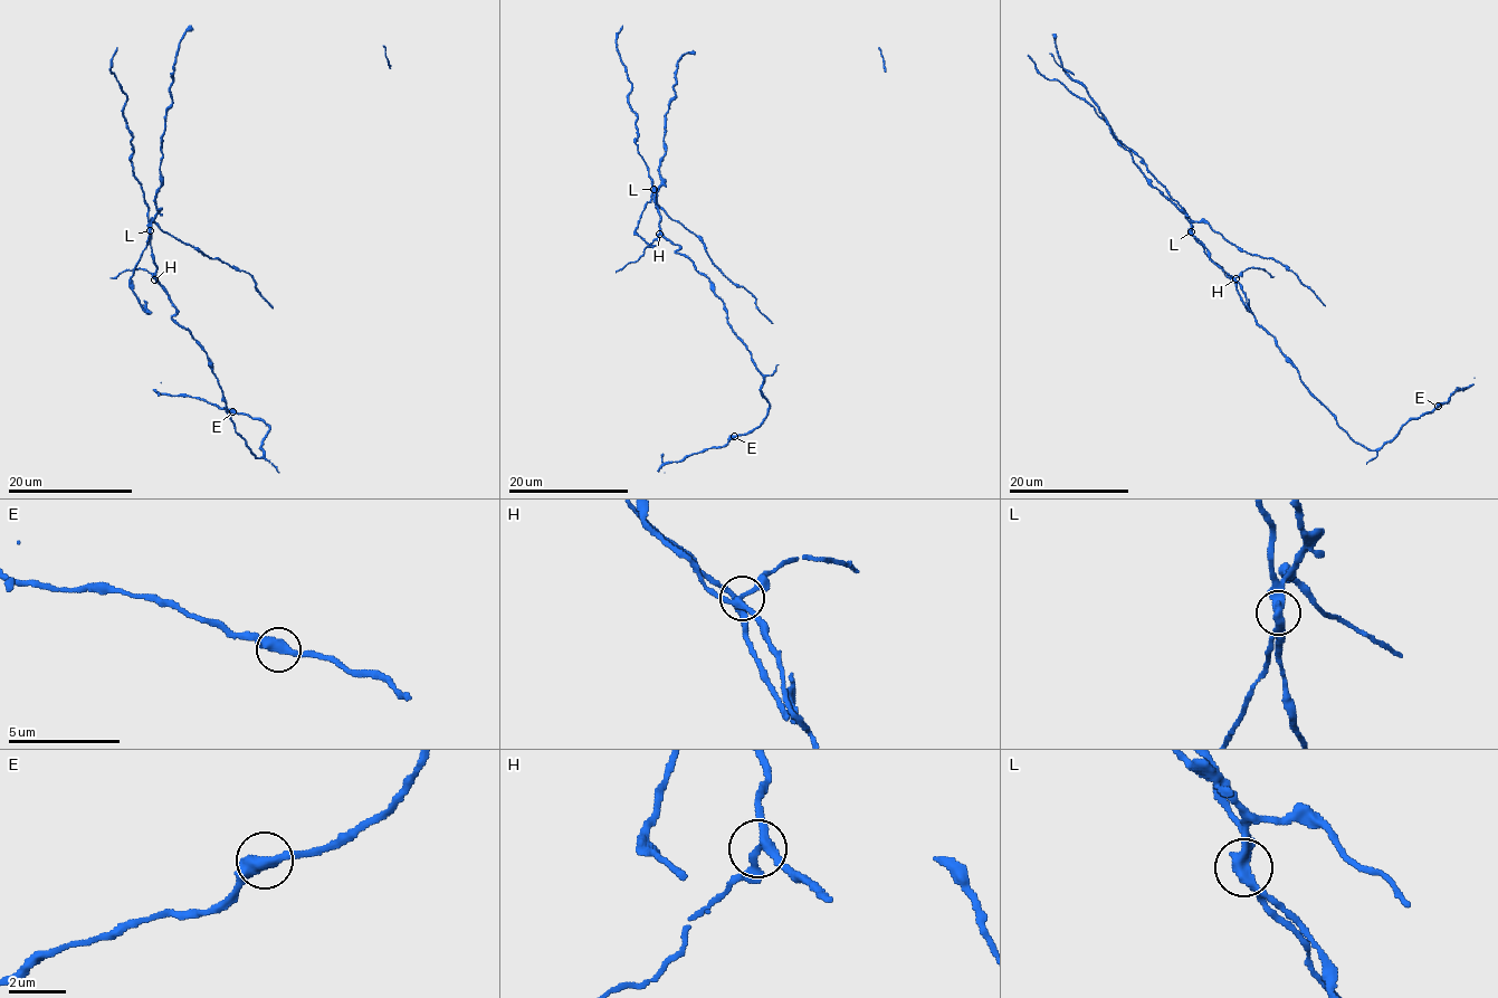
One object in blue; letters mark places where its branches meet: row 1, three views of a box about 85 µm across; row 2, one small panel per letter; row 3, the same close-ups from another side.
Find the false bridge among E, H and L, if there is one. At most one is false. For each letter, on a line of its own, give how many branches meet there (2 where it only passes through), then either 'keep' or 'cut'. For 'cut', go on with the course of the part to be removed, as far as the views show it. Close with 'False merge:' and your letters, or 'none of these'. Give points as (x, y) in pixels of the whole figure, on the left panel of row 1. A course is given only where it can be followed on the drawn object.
E: branches 2; keep
H: branches 3; keep
L: branches 2; cut
False merge: L

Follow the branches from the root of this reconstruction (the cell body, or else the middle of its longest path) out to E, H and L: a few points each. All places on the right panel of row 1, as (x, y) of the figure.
E: (1210, 255), (1240, 286), (1255, 321), (1275, 339), (1303, 385), (1355, 442), (1376, 449), (1408, 421), (1438, 406)
H: (1210, 255), (1227, 275), (1236, 278)
L: (1210, 255), (1190, 231)

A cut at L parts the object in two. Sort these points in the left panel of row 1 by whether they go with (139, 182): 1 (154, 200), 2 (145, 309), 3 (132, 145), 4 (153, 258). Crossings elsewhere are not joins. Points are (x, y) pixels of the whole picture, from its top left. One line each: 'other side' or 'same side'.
1: other side
2: other side
3: same side
4: same side

